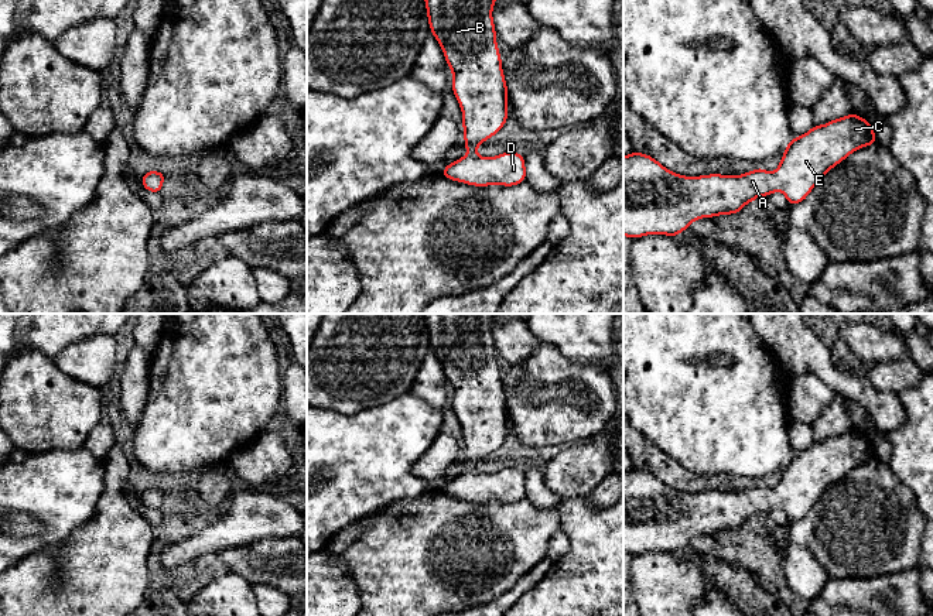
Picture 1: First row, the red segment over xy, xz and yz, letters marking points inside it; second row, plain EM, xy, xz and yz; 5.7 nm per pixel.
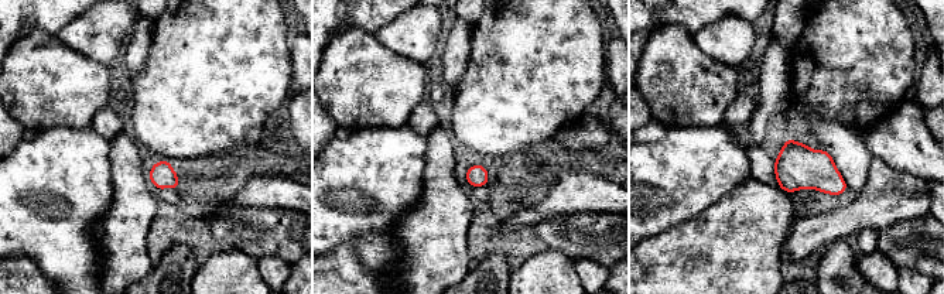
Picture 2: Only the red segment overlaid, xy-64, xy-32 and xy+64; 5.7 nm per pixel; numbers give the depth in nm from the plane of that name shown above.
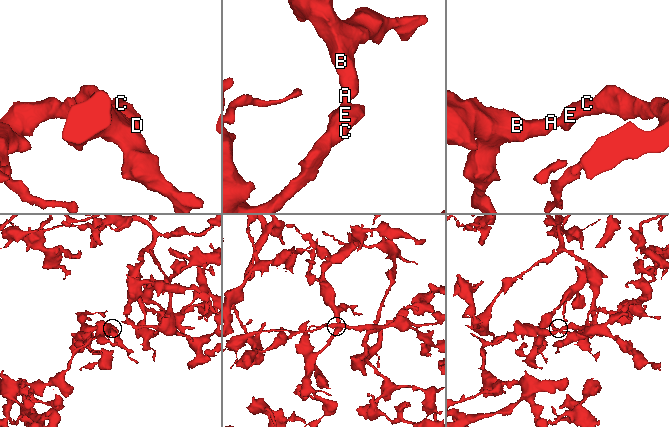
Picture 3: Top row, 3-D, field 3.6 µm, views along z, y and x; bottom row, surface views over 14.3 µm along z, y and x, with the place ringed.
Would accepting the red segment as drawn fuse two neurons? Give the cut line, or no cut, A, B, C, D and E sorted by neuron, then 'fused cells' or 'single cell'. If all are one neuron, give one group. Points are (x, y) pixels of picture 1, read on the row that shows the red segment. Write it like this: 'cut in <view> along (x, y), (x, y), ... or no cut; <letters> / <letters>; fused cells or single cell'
no cut; A B C D E; single cell

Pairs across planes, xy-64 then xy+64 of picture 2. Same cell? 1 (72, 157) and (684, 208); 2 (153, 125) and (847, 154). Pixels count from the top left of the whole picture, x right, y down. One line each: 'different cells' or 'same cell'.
1: same cell
2: different cells

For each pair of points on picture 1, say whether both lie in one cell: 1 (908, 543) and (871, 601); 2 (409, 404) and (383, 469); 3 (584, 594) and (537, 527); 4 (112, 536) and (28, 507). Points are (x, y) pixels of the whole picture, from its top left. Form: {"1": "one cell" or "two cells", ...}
{"1": "two cells", "2": "one cell", "3": "two cells", "4": "two cells"}

